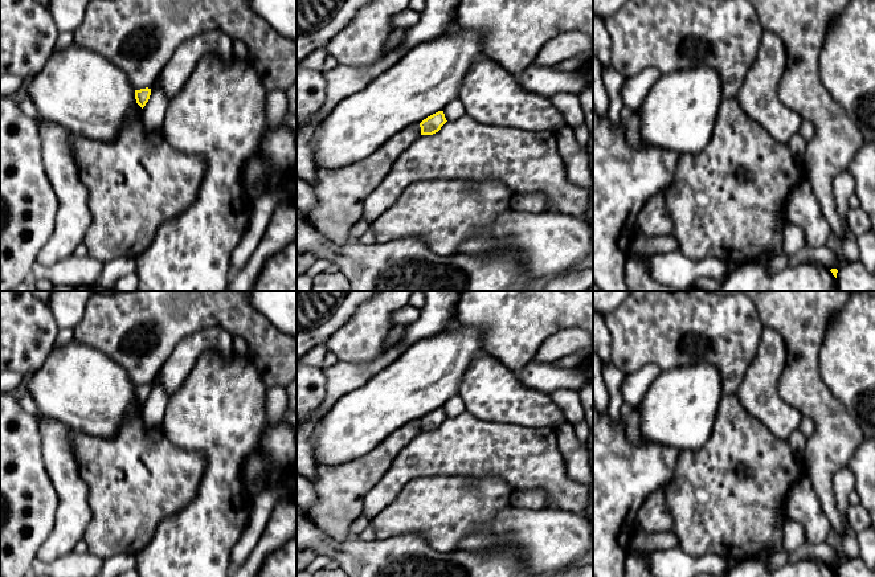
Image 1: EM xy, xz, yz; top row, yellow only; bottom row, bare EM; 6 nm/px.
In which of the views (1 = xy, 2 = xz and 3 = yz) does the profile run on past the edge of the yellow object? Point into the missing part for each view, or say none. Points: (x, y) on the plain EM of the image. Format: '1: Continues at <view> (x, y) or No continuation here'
1: No continuation here
2: No continuation here
3: No continuation here

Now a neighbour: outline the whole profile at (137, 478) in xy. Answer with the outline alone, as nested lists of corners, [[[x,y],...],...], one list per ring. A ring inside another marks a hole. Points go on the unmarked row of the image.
[[[139,416],[130,417],[111,438],[73,431],[71,441],[81,476],[87,486],[91,510],[83,540],[89,552],[102,560],[116,555],[135,556],[144,549],[154,539],[160,521],[184,510],[195,499],[207,467],[204,454],[180,449],[165,437],[161,427],[147,426]]]

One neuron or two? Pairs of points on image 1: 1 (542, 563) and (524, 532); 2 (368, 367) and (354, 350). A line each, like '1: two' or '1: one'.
1: one
2: two

